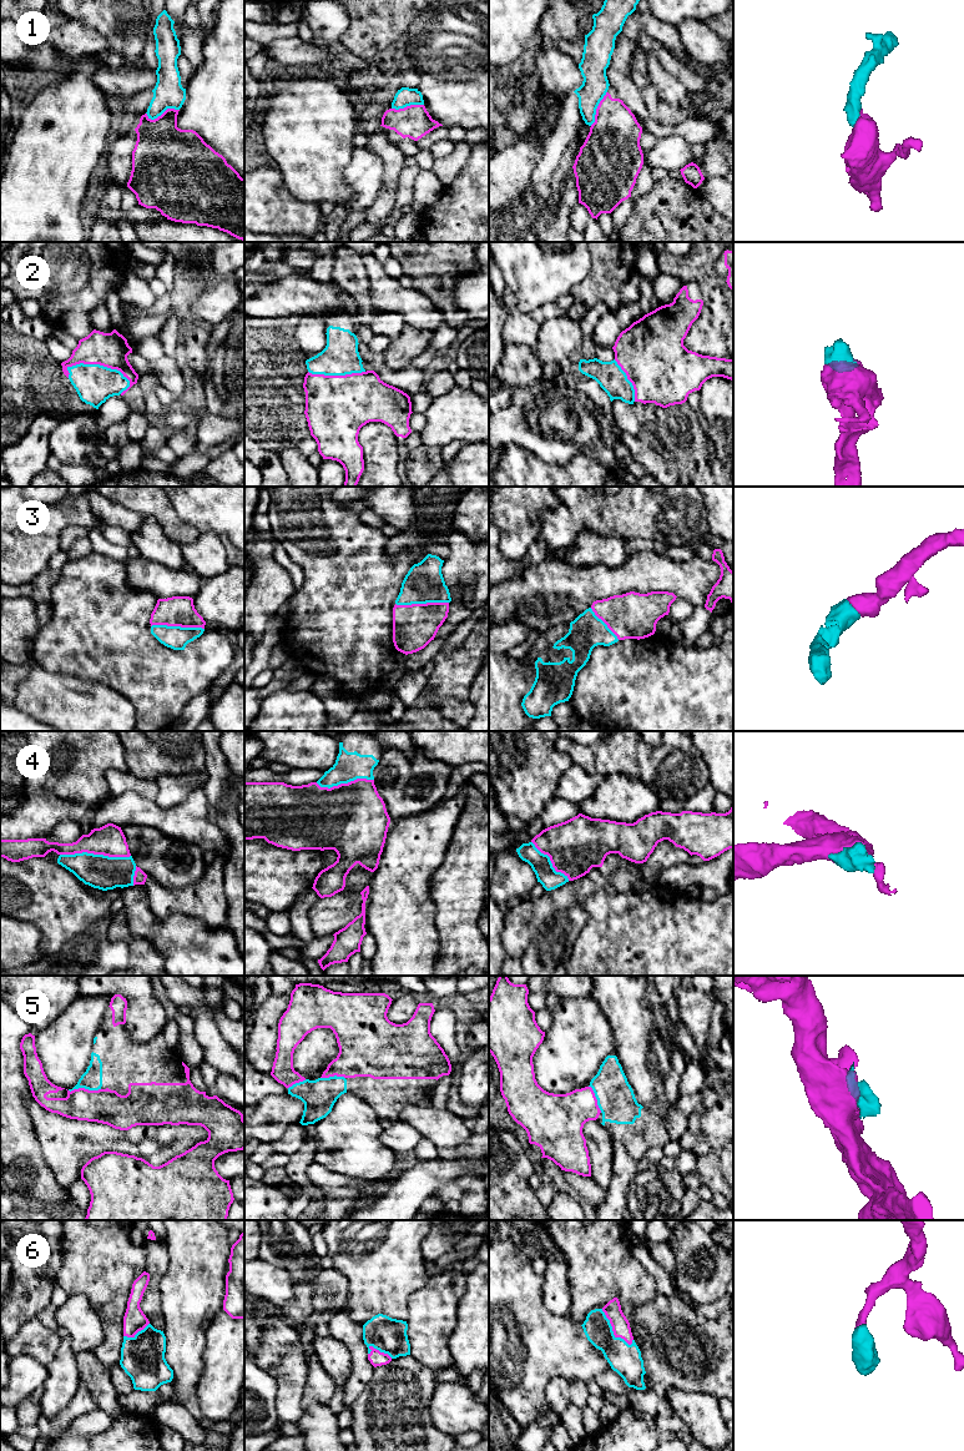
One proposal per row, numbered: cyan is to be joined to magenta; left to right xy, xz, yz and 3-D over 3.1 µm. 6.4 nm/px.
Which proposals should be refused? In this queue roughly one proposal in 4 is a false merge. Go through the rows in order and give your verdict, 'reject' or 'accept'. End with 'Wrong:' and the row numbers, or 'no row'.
1: reject
2: accept
3: accept
4: accept
5: accept
6: accept
Wrong: 1

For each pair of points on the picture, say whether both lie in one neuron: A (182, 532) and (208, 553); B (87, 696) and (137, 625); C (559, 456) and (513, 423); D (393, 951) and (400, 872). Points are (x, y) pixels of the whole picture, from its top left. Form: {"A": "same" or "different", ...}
{"A": "different", "B": "different", "C": "same", "D": "same"}

